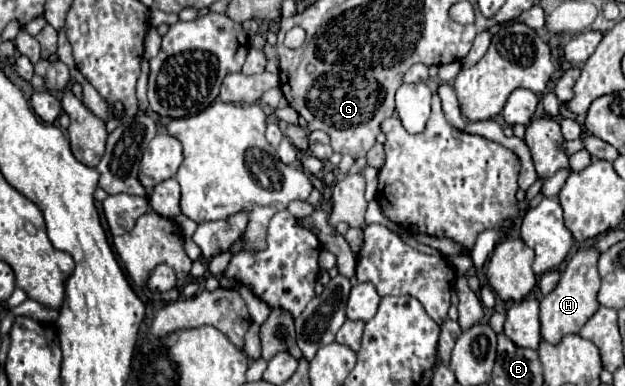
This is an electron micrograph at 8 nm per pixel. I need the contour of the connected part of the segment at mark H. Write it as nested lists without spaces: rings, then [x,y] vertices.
[[[581,247],[567,263],[565,271],[561,273],[559,285],[543,297],[541,301],[541,335],[543,341],[547,343],[559,343],[563,335],[577,333],[585,323],[591,313],[599,307],[597,301],[597,291],[599,291],[599,273],[597,273],[597,261],[599,261],[599,251],[593,247]]]

